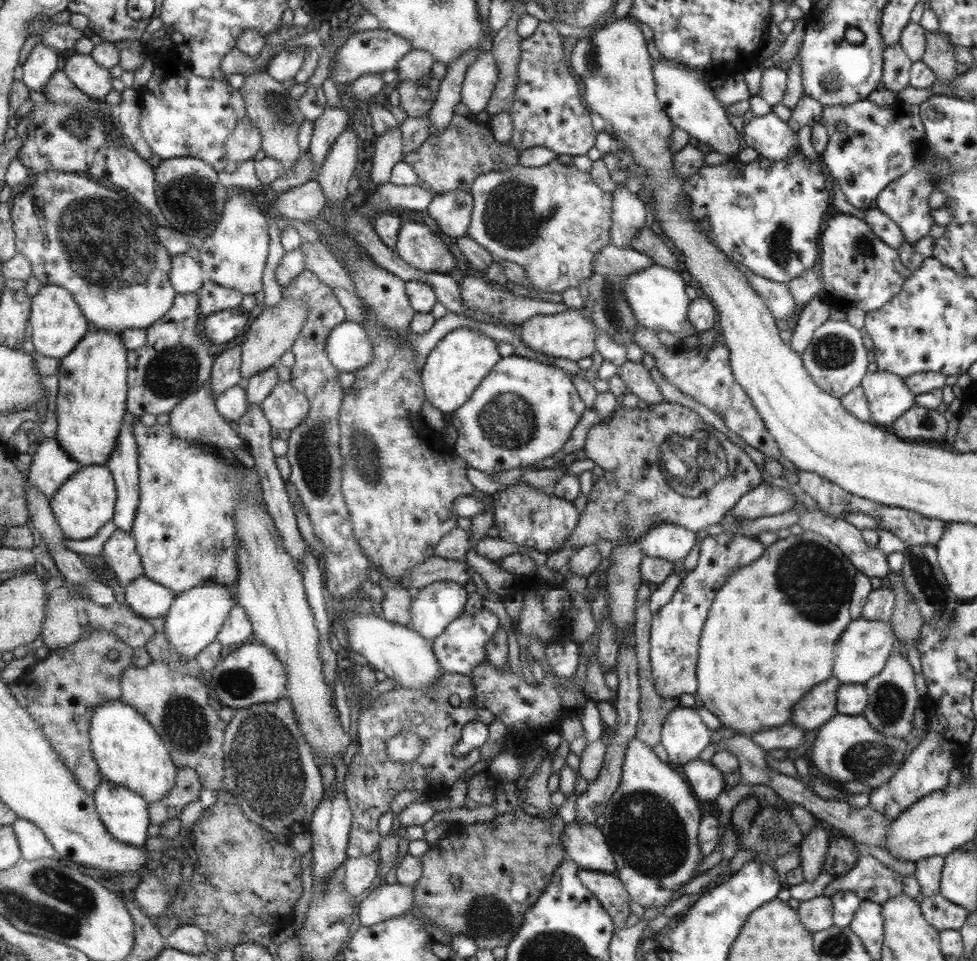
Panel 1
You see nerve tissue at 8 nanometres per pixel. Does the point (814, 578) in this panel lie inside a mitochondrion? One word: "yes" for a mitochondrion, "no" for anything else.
yes

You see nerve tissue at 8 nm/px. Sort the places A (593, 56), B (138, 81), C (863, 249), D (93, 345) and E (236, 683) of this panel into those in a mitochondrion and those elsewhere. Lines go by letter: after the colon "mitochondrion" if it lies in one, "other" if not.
A: mitochondrion
B: other
C: mitochondrion
D: other
E: mitochondrion

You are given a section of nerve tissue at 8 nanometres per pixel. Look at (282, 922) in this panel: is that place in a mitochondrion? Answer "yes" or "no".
no

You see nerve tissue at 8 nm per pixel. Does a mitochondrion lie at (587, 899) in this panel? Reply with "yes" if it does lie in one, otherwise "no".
no

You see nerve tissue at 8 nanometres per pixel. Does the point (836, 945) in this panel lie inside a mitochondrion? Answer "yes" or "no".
yes

